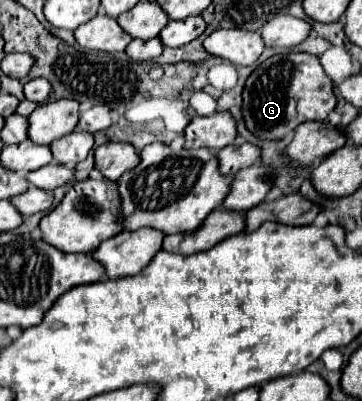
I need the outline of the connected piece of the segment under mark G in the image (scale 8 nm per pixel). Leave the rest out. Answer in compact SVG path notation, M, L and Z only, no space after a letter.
M279 53L263 61L247 79L243 89L243 117L247 129L261 139L291 137L295 127L305 121L323 121L335 109L333 83L327 77L319 57L311 53Z

